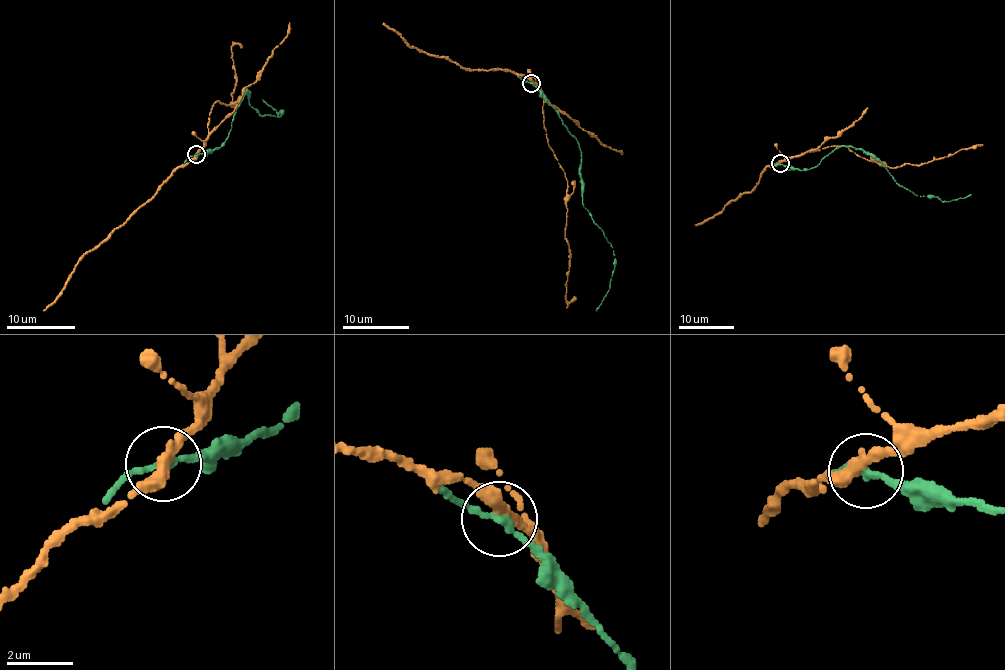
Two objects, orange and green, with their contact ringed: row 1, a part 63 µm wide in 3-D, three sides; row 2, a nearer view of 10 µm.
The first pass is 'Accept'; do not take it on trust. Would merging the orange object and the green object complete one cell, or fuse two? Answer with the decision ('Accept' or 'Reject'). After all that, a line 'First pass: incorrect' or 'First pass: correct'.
Accept
First pass: correct

